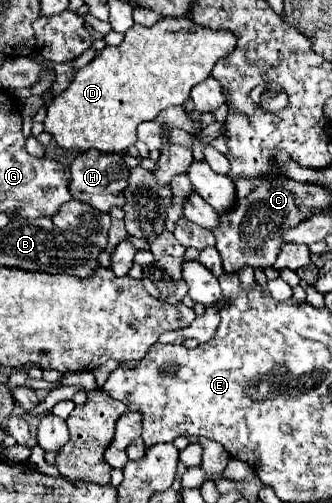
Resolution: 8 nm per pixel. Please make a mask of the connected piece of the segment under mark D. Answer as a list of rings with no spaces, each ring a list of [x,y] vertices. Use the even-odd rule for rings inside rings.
[[[187,16],[181,18],[161,18],[153,26],[135,24],[123,38],[123,42],[115,48],[103,48],[97,56],[83,66],[75,76],[69,88],[55,96],[55,100],[47,108],[45,130],[53,134],[57,144],[65,150],[85,152],[89,148],[101,152],[123,152],[127,146],[135,144],[137,124],[145,120],[153,120],[167,106],[181,106],[195,84],[203,82],[213,66],[225,58],[237,46],[237,38],[229,30],[213,30],[207,26],[199,26]]]

